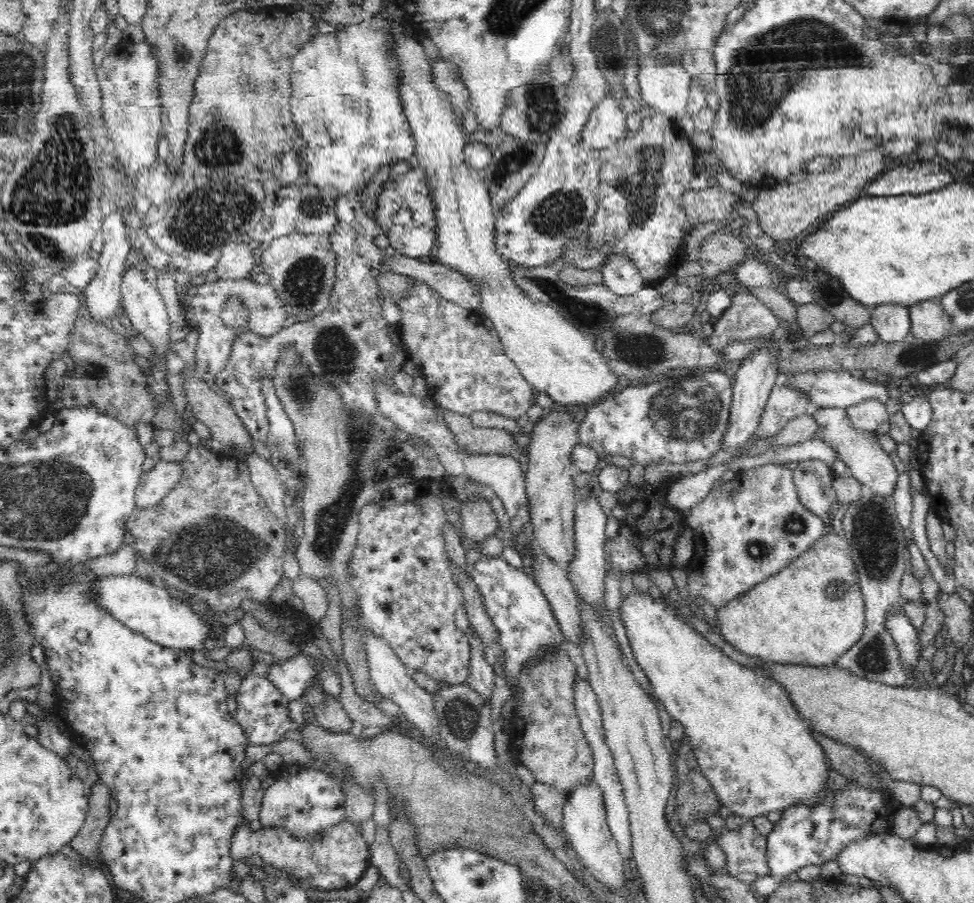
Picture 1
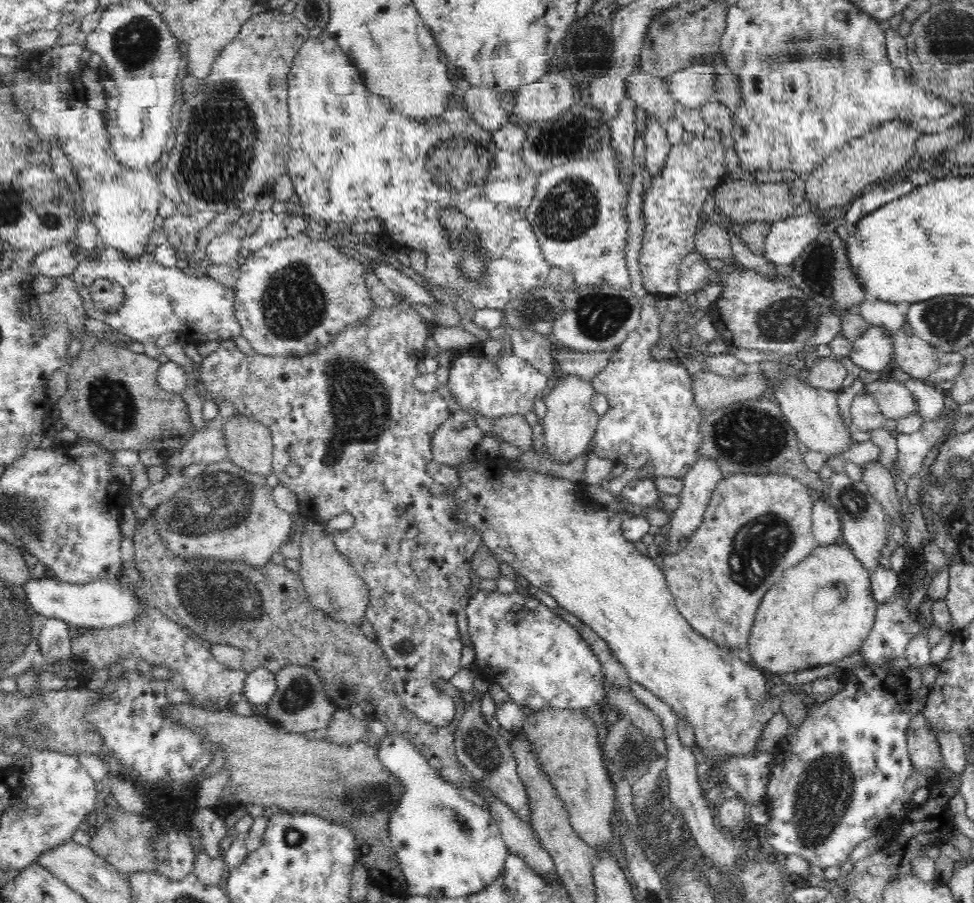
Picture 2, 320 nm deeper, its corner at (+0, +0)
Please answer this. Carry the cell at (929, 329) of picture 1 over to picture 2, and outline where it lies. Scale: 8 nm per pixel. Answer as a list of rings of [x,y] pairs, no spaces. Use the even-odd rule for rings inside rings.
[[[905,325],[893,340],[893,358],[909,378],[927,381],[938,370],[940,352],[928,342],[917,338],[912,327]]]

